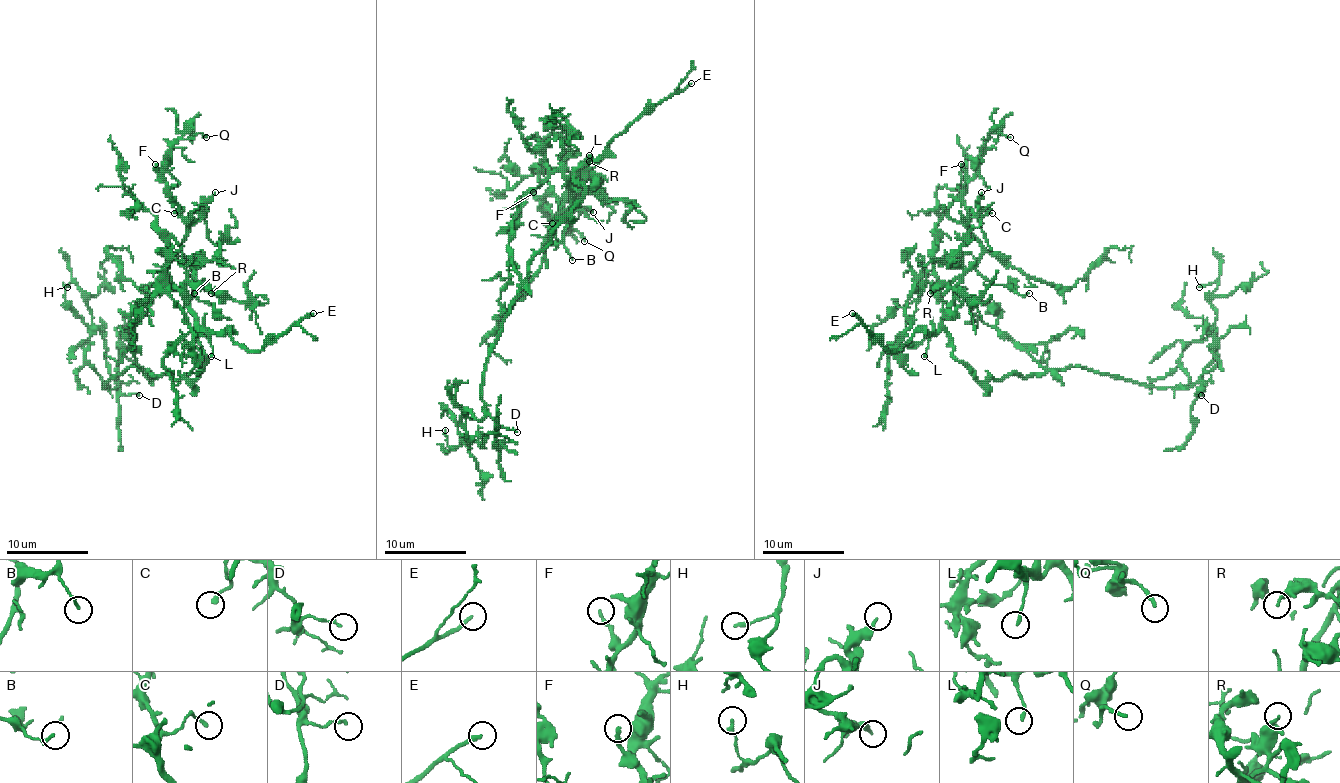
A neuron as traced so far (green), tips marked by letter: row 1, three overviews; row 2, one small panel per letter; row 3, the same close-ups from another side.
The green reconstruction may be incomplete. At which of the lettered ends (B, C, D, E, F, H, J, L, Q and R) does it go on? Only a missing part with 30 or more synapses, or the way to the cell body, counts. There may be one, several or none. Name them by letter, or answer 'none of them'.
E

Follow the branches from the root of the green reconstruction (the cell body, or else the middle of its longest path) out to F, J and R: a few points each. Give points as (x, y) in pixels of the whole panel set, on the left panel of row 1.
F: (131, 338), (151, 295), (172, 287), (186, 303), (194, 291), (194, 268), (182, 252), (186, 221), (155, 164)
J: (131, 338), (151, 295), (172, 287), (186, 303), (190, 299), (194, 268), (182, 240), (190, 215), (215, 192)
R: (131, 338), (151, 295), (172, 287), (186, 303), (198, 287), (211, 293)

